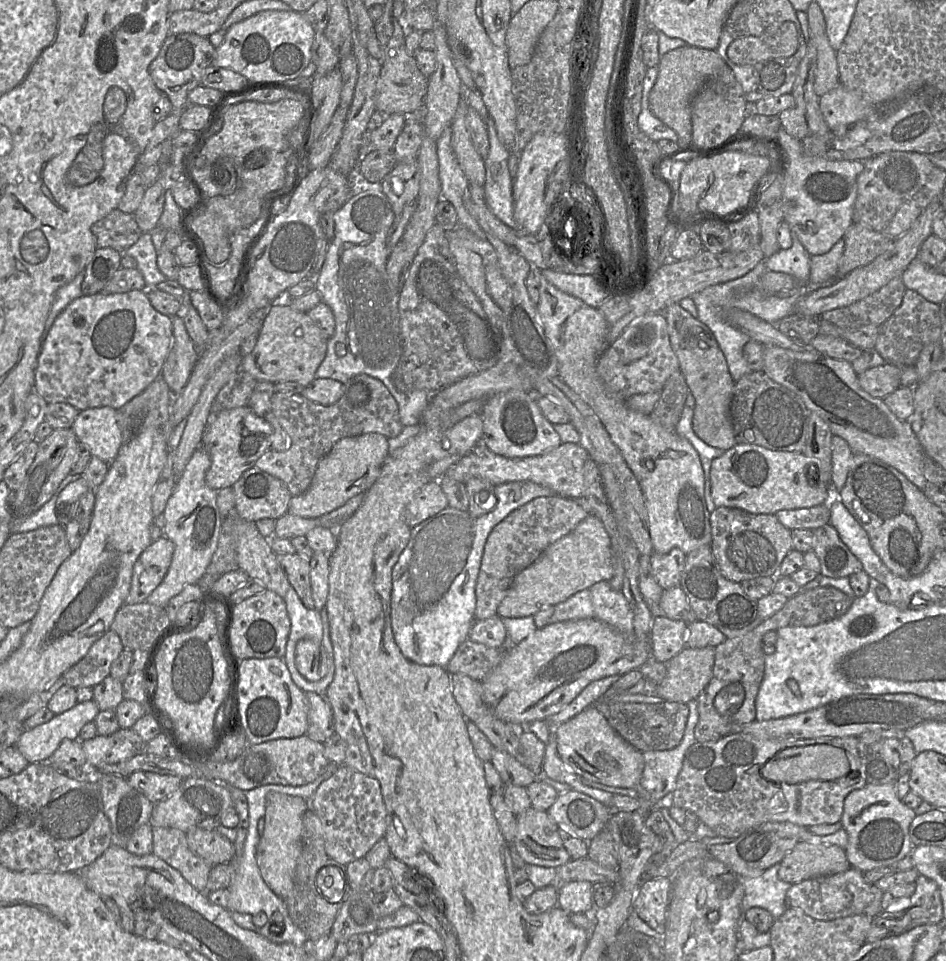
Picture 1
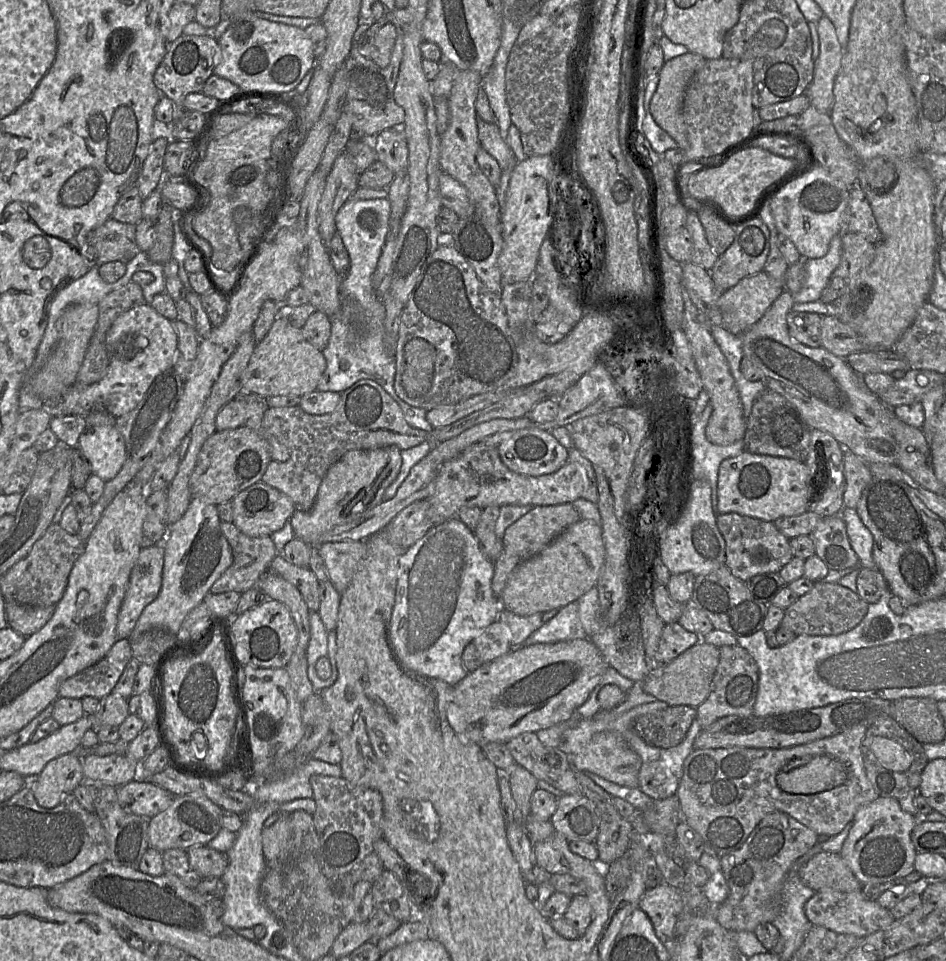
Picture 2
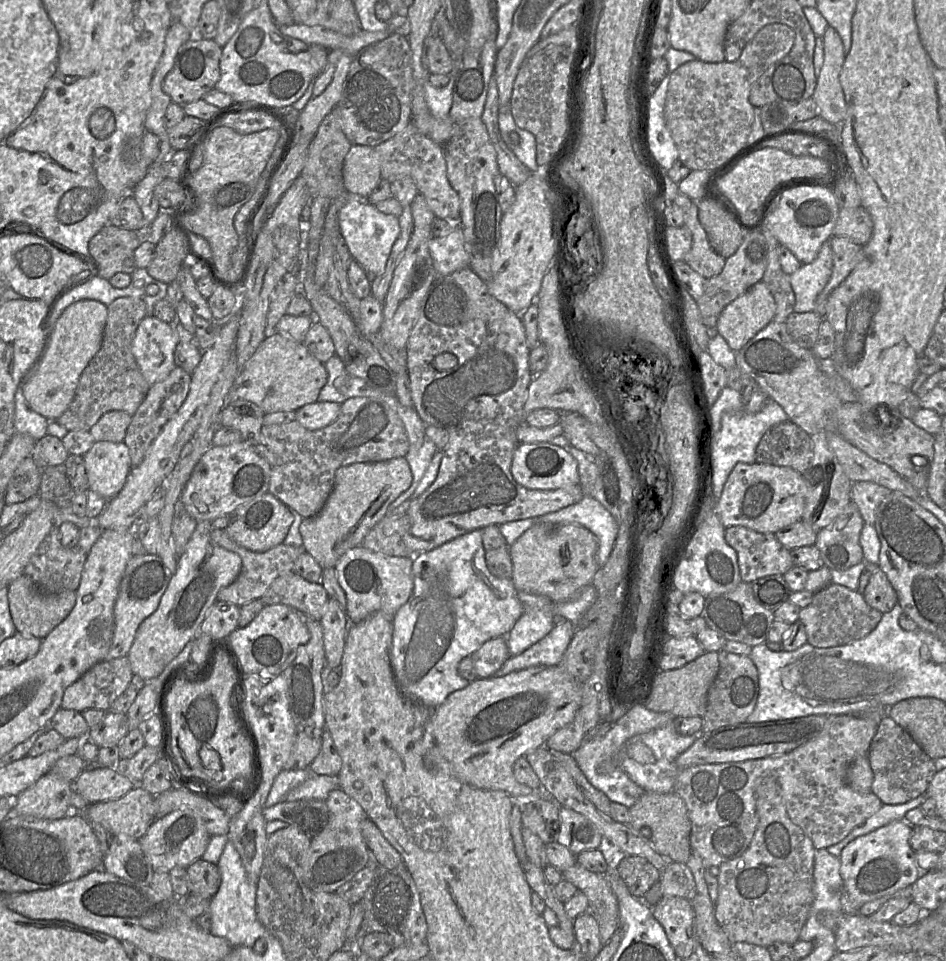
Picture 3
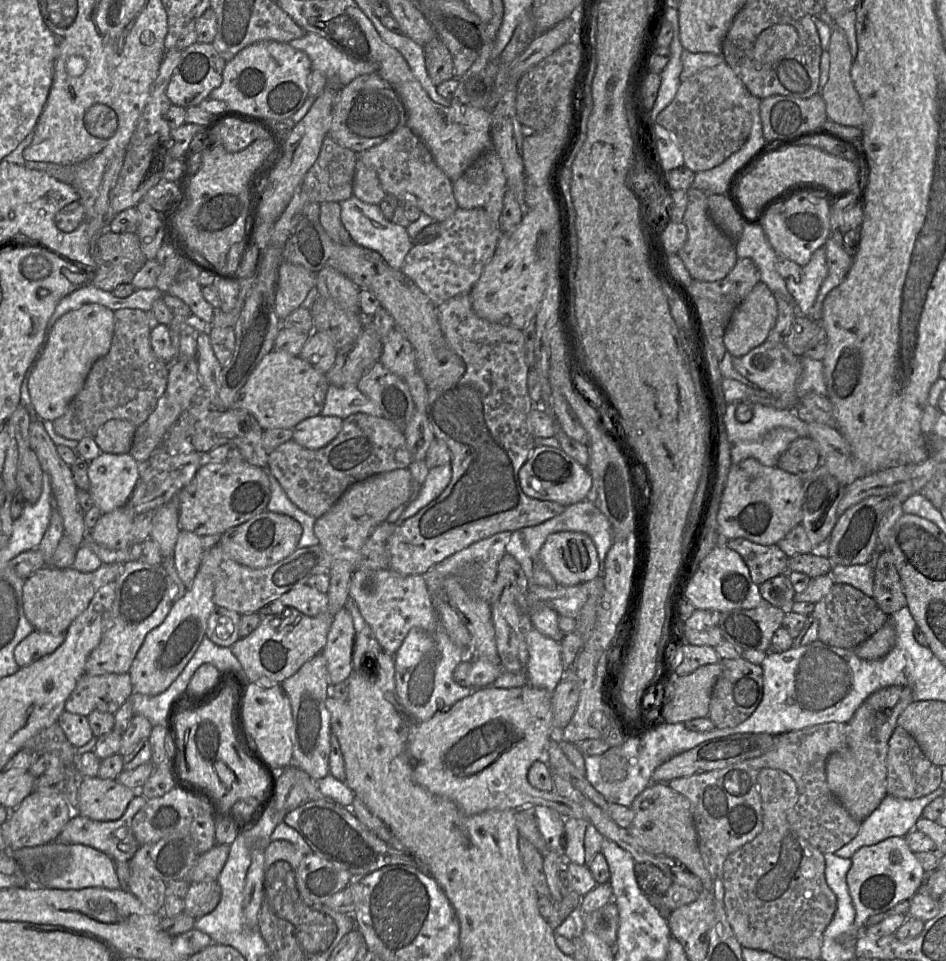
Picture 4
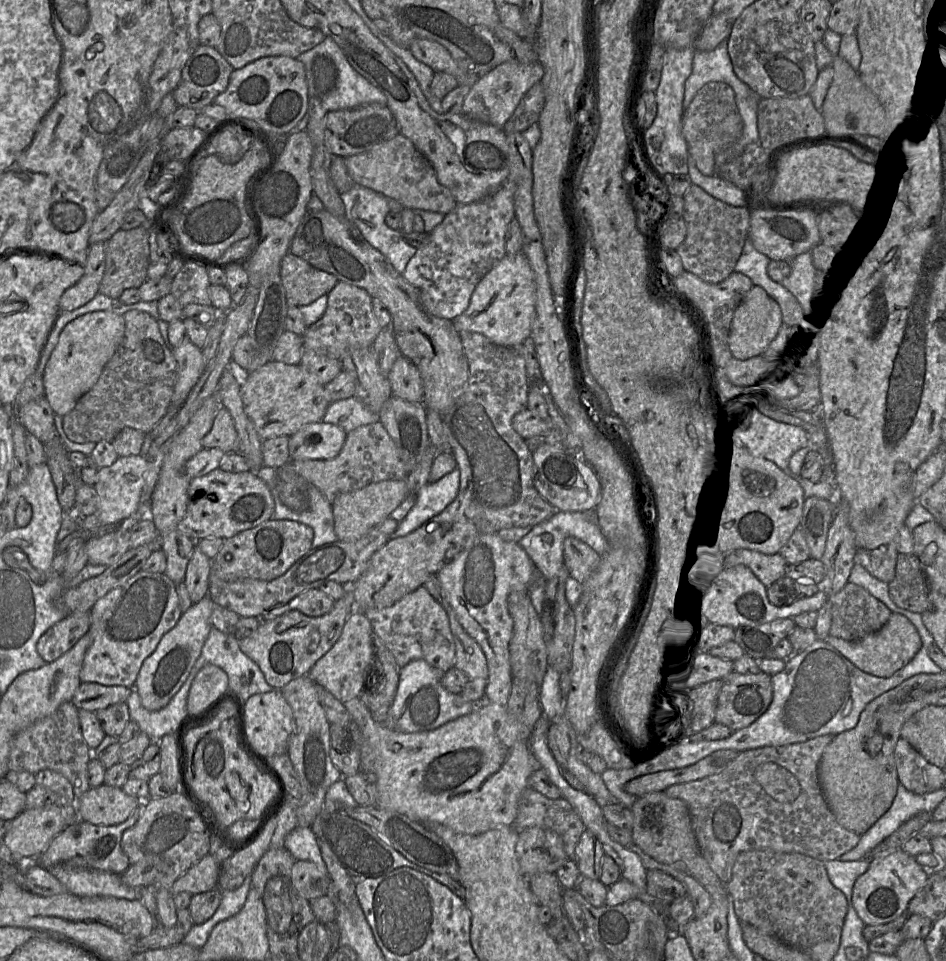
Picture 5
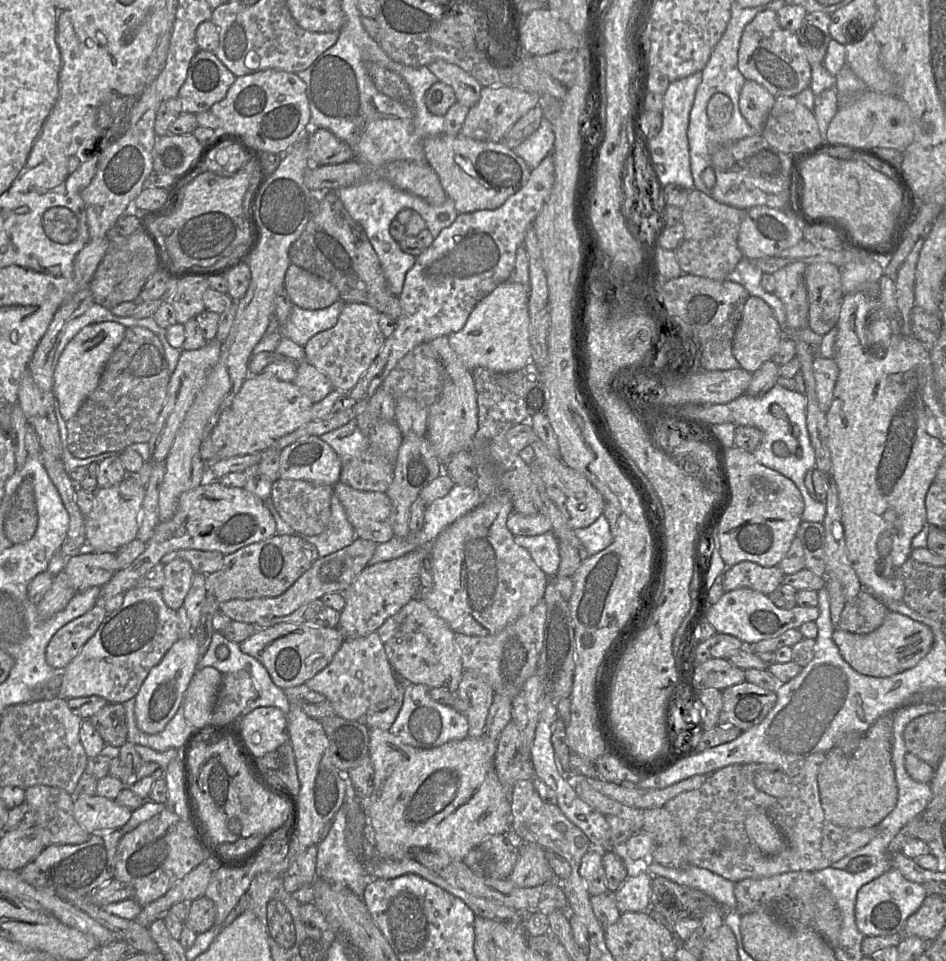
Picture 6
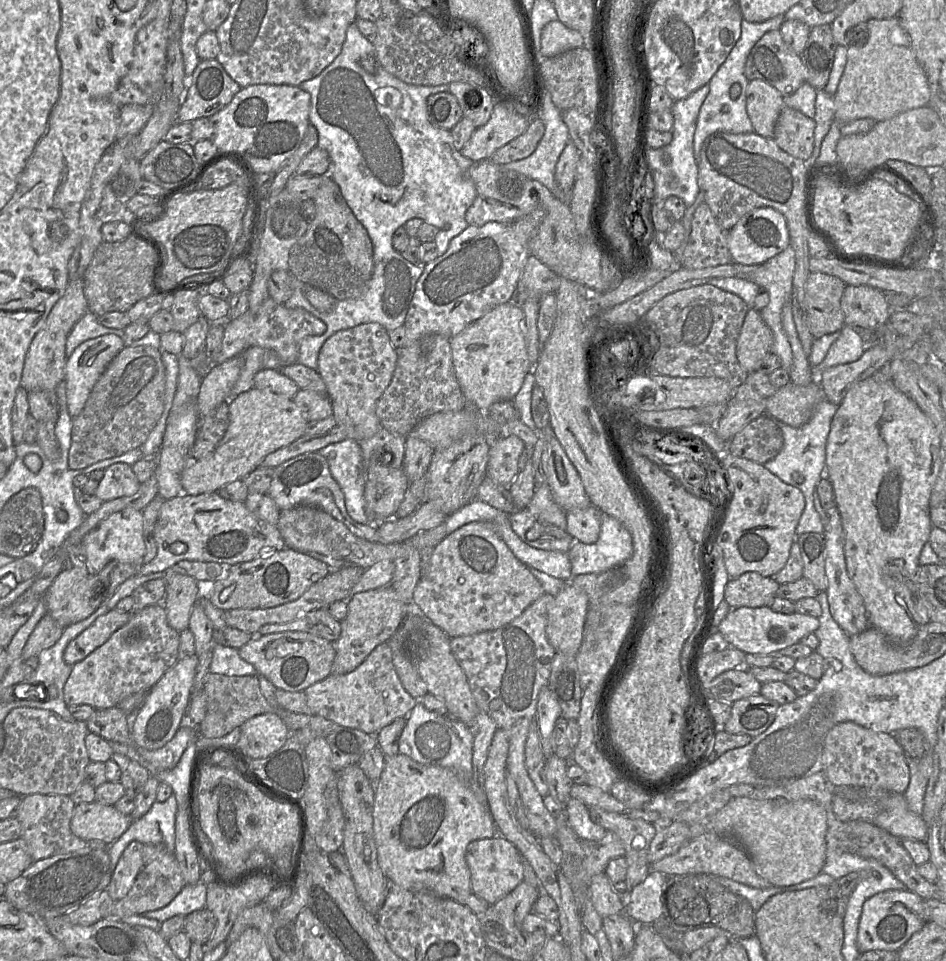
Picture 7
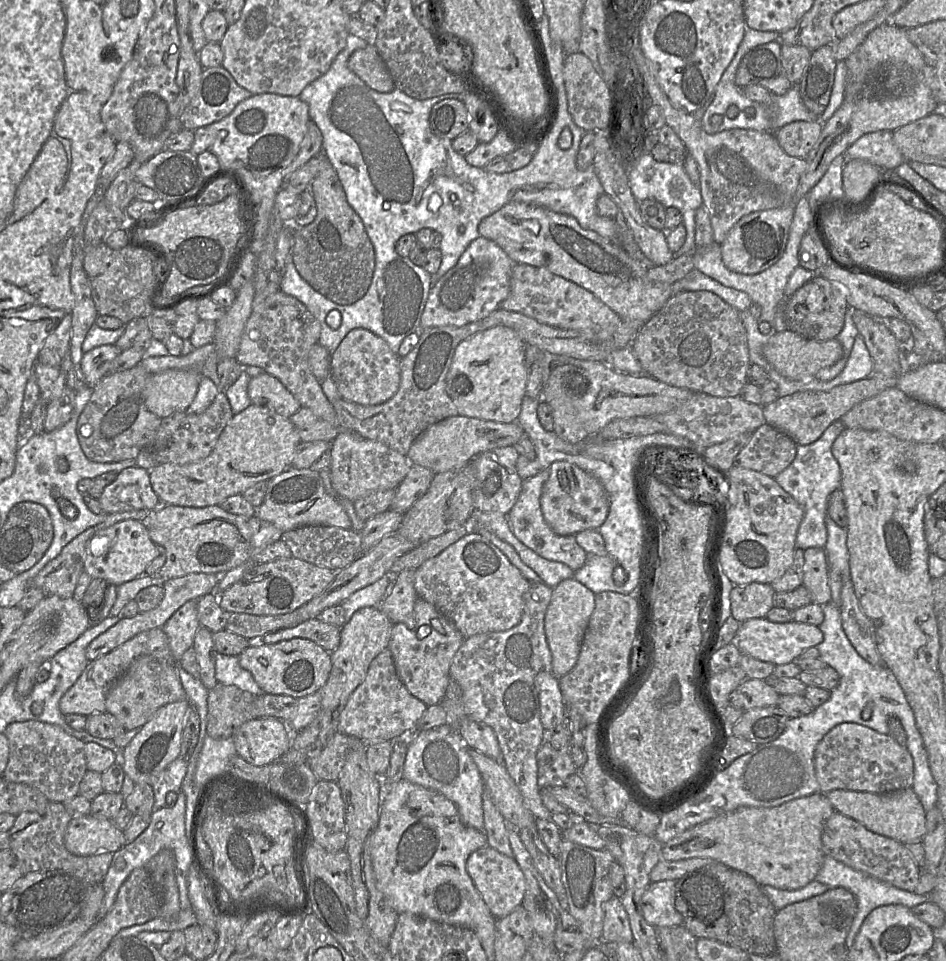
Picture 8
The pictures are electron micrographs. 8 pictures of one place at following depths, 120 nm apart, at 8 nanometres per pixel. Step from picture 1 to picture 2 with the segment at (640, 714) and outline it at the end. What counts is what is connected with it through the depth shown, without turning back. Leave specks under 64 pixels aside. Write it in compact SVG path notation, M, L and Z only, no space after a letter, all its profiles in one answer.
M668 706L638 717L634 723L634 732L648 745L671 748L684 740L696 717L694 707Z

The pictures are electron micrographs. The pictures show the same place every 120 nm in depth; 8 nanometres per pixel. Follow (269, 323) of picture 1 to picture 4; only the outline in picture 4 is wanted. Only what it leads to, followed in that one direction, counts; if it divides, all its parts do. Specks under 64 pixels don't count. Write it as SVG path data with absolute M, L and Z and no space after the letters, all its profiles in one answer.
M273 349L240 389L236 403L237 407L249 411L263 430L293 429L302 420L322 414L328 386L326 375L300 356Z

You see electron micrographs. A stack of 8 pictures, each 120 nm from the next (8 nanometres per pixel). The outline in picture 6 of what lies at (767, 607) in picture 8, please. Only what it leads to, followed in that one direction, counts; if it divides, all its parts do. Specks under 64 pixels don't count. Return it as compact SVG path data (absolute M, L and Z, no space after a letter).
M745 560L727 567L723 575L723 587L725 591L749 588L769 595L782 583L783 577L784 573L778 565L764 567Z

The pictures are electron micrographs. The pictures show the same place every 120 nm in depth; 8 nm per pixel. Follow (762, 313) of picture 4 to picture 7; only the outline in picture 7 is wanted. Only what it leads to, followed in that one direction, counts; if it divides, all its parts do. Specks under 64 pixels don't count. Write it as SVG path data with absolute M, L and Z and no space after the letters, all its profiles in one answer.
M749 308L736 343L736 356L748 372L756 371L771 352L774 338L770 327L763 321L760 311Z

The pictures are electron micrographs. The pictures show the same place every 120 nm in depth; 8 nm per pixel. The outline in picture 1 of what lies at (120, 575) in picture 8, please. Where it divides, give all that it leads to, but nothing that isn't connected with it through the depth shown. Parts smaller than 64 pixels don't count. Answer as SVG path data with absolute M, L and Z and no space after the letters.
M108 406L81 410L71 427L91 455L108 464L116 458L123 444L117 413Z

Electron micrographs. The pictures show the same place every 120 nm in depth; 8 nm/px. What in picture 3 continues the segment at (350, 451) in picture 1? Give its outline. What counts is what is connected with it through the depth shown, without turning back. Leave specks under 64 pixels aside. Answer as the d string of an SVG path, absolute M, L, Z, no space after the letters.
M405 457L340 467L335 472L333 490L323 508L315 516L304 518L299 526L305 551L317 560L322 569L334 568L347 550L362 545L367 533L385 517L391 503L408 490L411 483L412 473Z

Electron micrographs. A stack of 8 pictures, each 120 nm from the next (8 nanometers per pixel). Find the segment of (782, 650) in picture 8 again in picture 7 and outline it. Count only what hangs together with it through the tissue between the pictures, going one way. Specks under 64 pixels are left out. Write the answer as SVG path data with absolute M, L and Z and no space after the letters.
M769 606L731 608L719 623L718 631L731 646L745 654L772 654L791 646L806 635L815 632L819 619L797 612L783 614L775 612Z

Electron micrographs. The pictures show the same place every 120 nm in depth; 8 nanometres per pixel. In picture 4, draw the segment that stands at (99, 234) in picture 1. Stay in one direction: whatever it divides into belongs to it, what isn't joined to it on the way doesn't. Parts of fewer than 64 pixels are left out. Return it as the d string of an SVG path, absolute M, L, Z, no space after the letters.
M105 229L91 247L95 261L93 284L113 292L120 284L132 283L146 258L136 232L115 233Z

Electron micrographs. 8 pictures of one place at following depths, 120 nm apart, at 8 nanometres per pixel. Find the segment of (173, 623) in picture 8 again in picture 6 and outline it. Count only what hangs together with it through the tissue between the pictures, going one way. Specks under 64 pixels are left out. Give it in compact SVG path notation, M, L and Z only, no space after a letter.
M173 559L164 565L165 582L161 593L170 609L177 612L183 606L194 573L192 566L182 559Z

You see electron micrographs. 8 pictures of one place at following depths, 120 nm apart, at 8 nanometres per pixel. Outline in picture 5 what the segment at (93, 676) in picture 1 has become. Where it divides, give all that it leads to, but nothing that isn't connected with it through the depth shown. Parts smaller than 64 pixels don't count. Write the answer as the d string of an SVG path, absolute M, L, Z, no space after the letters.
M94 682L81 683L71 703L77 710L96 712L111 705L125 703L133 689L125 686L105 686Z

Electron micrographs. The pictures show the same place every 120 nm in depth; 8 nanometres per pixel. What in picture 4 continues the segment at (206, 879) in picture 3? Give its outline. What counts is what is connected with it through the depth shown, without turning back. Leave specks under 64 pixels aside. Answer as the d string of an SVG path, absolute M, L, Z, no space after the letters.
M217 882L190 883L184 898L184 912L195 920L212 912L221 898L221 889Z

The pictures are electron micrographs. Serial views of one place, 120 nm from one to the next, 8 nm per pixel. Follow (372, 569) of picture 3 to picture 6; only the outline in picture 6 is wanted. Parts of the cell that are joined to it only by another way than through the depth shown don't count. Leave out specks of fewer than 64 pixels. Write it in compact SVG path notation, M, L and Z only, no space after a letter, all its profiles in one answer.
M418 596L411 599L396 614L390 616L377 630L384 645L388 660L395 674L405 683L422 684L429 689L444 687L456 691L462 681L464 667L459 648L455 641L456 633L431 610Z

